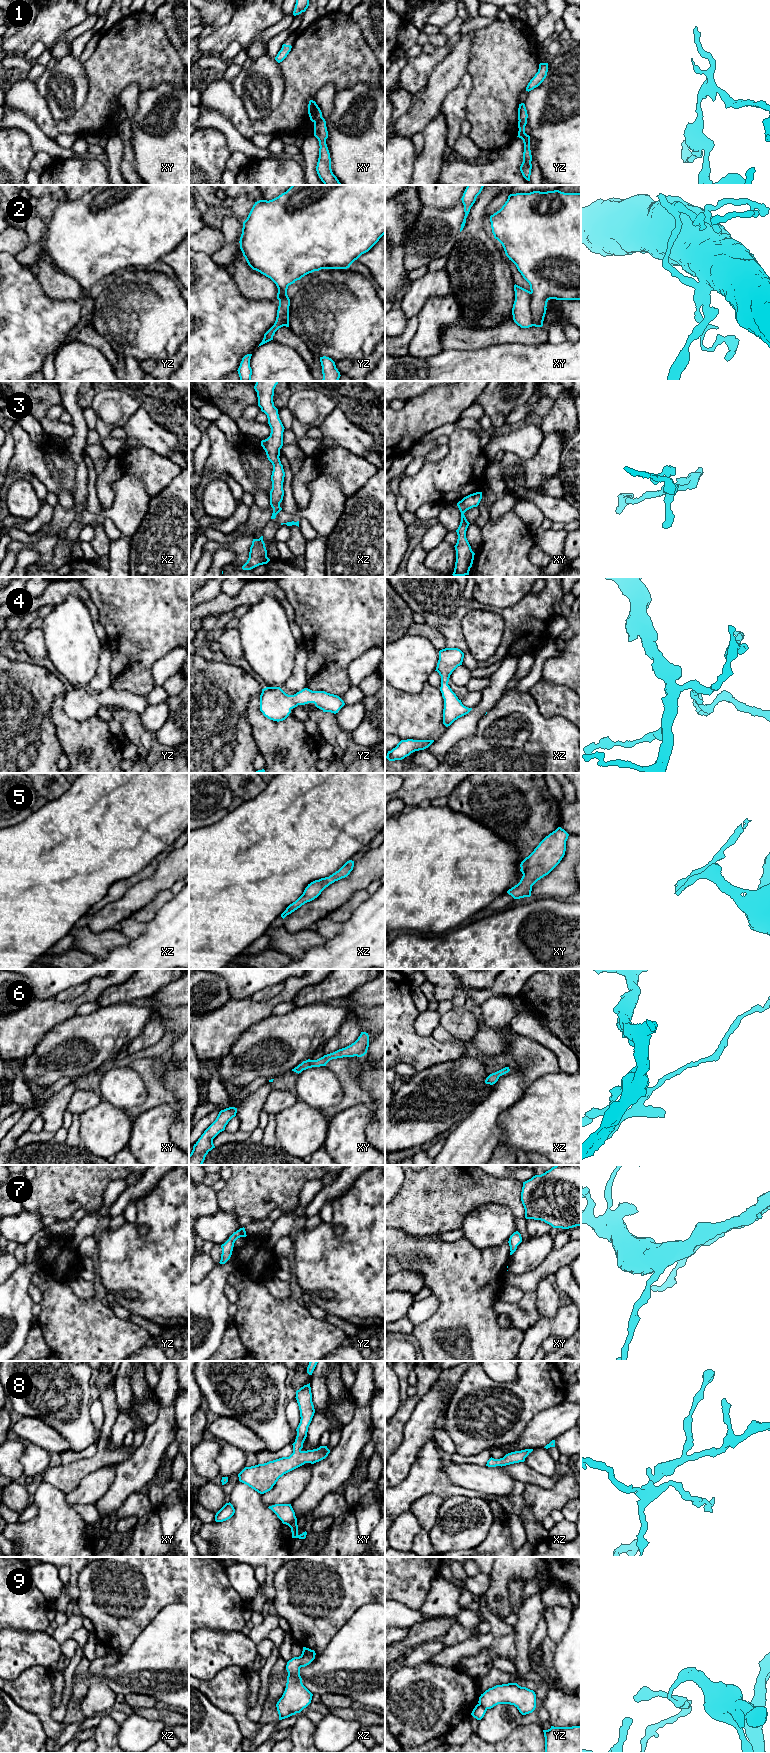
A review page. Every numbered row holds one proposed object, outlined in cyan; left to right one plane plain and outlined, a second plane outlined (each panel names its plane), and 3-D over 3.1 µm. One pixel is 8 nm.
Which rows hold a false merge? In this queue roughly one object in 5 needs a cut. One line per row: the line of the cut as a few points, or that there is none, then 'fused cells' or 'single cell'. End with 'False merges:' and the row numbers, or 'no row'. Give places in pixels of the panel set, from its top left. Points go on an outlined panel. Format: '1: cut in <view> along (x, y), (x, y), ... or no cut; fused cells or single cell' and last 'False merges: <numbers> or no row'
1: no cut; single cell
2: cut in xy along (530, 292), (530, 311), (533, 325); fused cells
3: no cut; single cell
4: no cut; single cell
5: no cut; single cell
6: no cut; single cell
7: no cut; single cell
8: no cut; single cell
9: cut in xz along (314, 1654), (303, 1654), (301, 1656); fused cells
False merges: 2, 9

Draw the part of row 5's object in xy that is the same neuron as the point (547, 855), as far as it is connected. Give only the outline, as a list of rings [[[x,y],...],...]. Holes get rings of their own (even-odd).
[[[561,827],[546,836],[521,862],[520,871],[523,876],[520,882],[507,893],[514,899],[530,897],[532,886],[548,875],[564,857],[568,836],[569,834]]]

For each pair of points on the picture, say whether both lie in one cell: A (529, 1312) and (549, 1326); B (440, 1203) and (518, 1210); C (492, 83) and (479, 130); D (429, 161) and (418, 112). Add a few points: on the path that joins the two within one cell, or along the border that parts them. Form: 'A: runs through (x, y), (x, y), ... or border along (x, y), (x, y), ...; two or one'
A: border along (541, 1317), (524, 1332); two
B: runs through (459, 1195), (499, 1195); one
C: runs through (492, 95), (491, 118); one
D: border along (439, 114), (422, 131); two

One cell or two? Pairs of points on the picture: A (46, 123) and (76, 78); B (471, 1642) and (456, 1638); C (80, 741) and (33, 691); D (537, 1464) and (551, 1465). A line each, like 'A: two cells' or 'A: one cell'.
A: two cells
B: two cells
C: two cells
D: one cell

